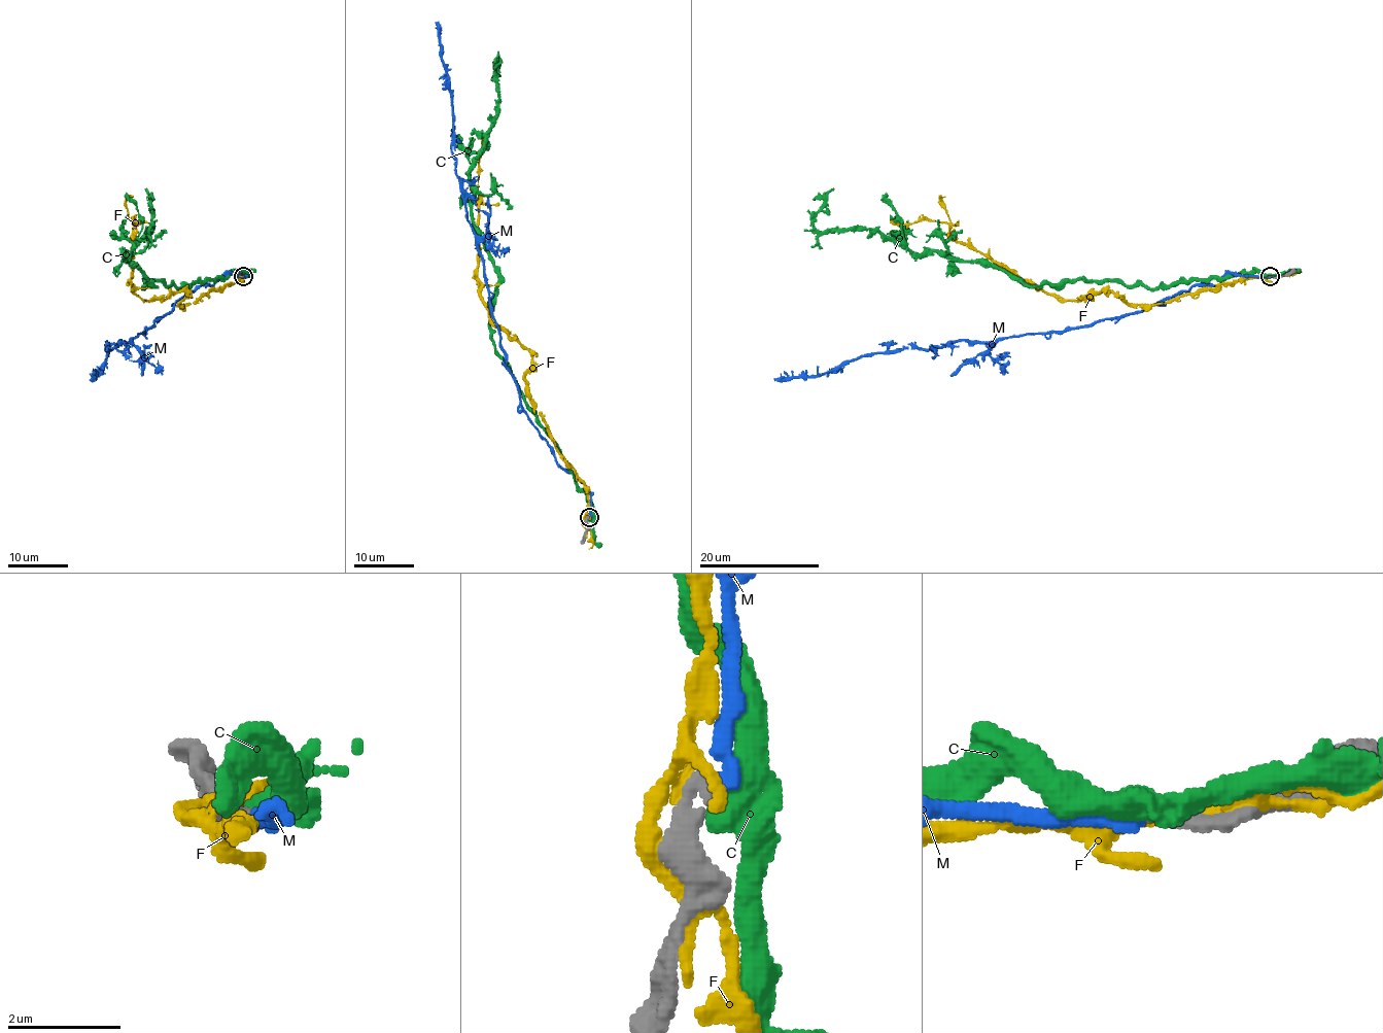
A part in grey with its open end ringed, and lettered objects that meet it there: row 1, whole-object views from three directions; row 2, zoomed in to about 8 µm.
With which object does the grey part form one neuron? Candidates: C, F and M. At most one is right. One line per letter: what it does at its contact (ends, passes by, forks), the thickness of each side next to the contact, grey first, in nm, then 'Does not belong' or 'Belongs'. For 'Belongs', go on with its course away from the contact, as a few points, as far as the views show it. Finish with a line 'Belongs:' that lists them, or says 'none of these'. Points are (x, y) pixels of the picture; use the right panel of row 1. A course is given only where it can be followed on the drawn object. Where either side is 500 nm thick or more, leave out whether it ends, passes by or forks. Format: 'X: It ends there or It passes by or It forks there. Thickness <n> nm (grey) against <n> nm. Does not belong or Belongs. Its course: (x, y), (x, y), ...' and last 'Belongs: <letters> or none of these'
C: It passes by. Thickness 360 nm (grey) against 480 nm. Does not belong
F: It forks there. Thickness 400 nm (grey) against 260 nm. Does not belong
M: It ends there. Thickness 320 nm (grey) against 280 nm. Belongs. Its course: (1270, 276), (1228, 273), (1216, 285), (1061, 332), (907, 344), (775, 380)
Belongs: M

